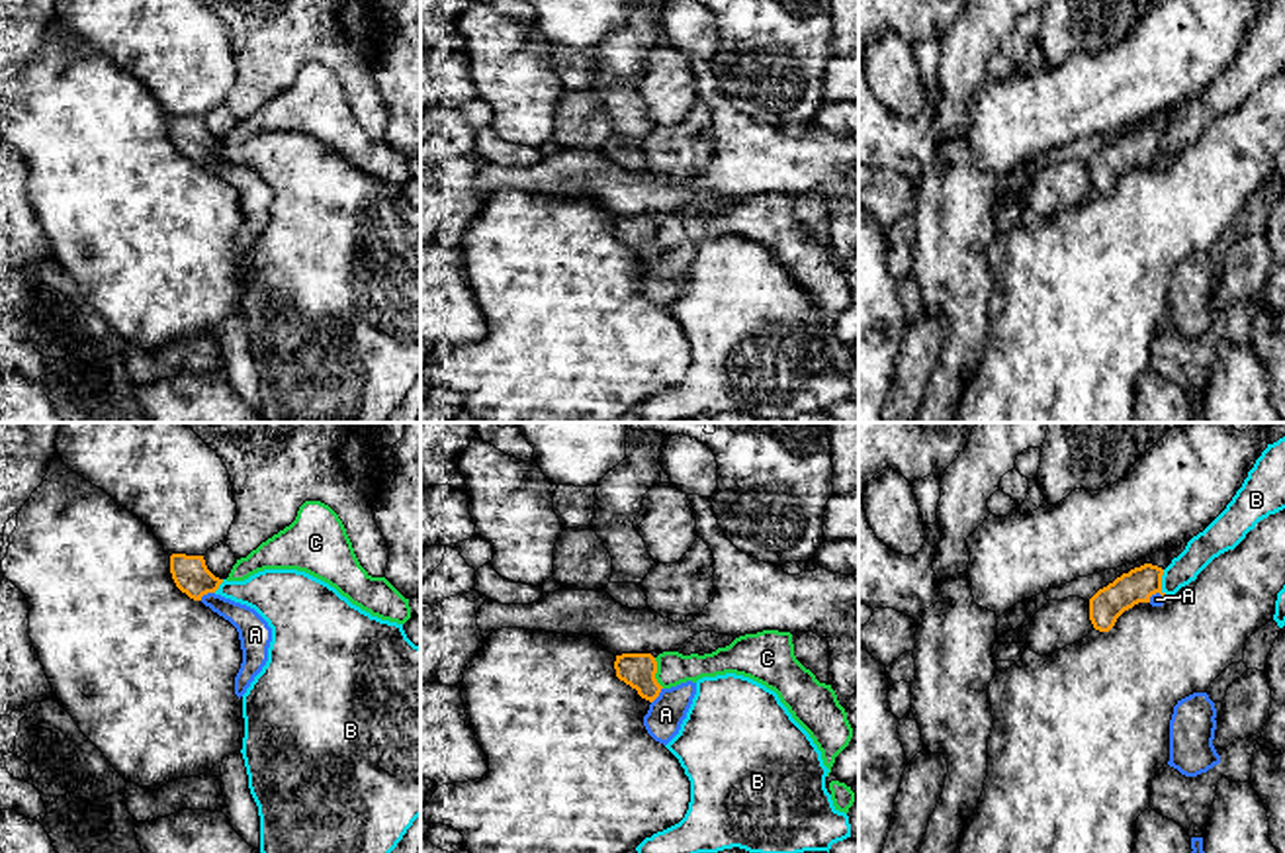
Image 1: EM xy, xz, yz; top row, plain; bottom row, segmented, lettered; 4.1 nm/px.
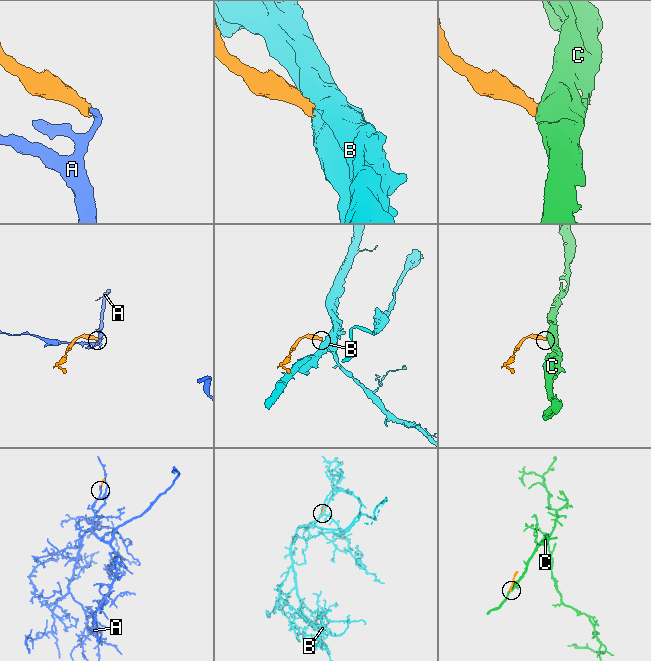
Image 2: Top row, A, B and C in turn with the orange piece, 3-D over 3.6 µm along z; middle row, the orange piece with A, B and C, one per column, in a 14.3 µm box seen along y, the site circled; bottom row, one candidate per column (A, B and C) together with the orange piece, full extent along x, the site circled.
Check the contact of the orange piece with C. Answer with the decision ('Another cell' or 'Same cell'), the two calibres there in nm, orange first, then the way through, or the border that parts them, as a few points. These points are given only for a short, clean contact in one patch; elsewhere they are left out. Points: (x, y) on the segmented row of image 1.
Another cell. Thickness 140 nm (orange) against 140 nm. Boundary: xz (654, 658), (656, 679), (664, 687)

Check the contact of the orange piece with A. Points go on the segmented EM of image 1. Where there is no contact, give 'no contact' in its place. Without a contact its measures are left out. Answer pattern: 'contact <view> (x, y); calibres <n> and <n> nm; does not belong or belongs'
contact xy (206, 593); calibres 150 and 130 nm; belongs

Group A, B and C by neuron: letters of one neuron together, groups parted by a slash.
A / B / C

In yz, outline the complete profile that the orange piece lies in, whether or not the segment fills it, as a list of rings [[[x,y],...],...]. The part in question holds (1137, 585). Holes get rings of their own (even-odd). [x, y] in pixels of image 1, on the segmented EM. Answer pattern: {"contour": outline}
{"contour": [[[1152,563],[1123,573],[1089,599],[1089,620],[1095,630],[1109,632],[1117,618],[1138,603],[1162,606],[1168,595],[1162,591],[1164,569]]]}

